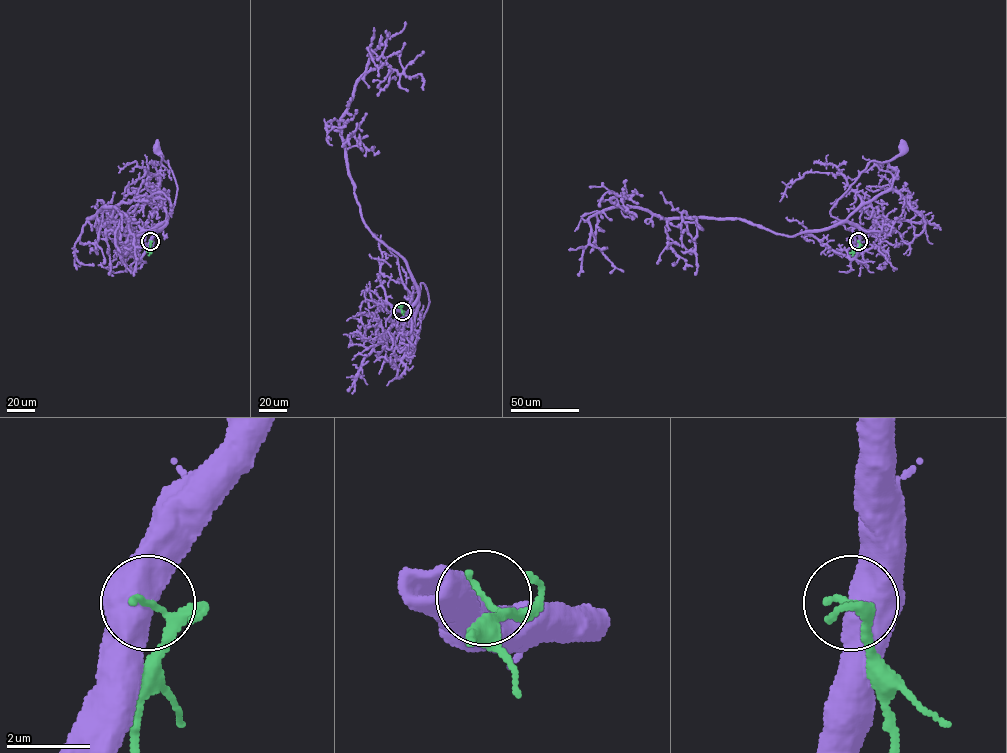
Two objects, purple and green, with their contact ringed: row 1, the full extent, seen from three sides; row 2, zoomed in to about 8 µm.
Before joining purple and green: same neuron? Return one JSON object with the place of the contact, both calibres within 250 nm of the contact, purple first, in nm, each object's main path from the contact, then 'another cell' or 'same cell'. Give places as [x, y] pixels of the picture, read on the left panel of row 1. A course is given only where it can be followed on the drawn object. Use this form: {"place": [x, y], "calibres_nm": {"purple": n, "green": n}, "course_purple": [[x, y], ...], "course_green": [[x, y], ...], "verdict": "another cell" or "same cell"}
{"place": [150, 241], "calibres_nm": {"purple": 750, "green": 130}, "course_purple": [[150, 241], [154, 229], [168, 219], [177, 190], [168, 161], [156, 149]], "course_green": [[150, 241], [148, 255]], "verdict": "another cell"}

